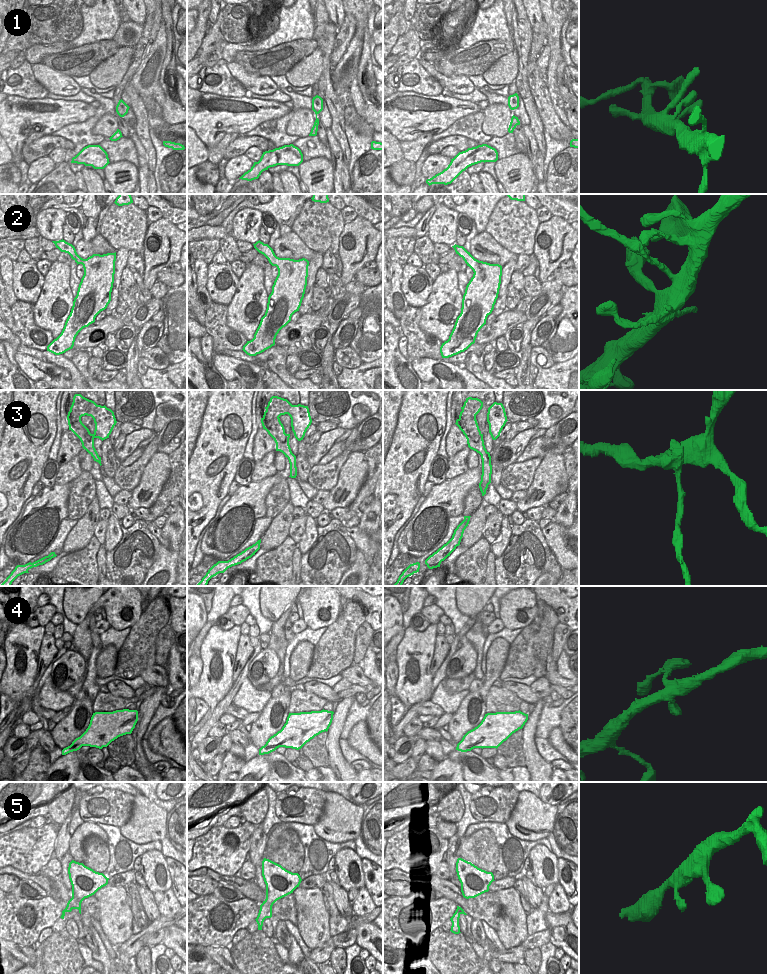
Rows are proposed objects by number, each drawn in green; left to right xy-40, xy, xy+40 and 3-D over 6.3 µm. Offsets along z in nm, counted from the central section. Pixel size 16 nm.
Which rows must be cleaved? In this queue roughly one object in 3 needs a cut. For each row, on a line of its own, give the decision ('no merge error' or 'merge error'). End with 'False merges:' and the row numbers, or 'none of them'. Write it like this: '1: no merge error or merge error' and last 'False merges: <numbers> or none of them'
1: no merge error
2: merge error
3: merge error
4: no merge error
5: no merge error
False merges: 2, 3

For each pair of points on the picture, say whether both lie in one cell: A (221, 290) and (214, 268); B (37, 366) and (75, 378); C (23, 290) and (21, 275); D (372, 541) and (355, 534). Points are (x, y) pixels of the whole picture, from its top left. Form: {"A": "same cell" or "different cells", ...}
{"A": "same cell", "B": "different cells", "C": "same cell", "D": "same cell"}

